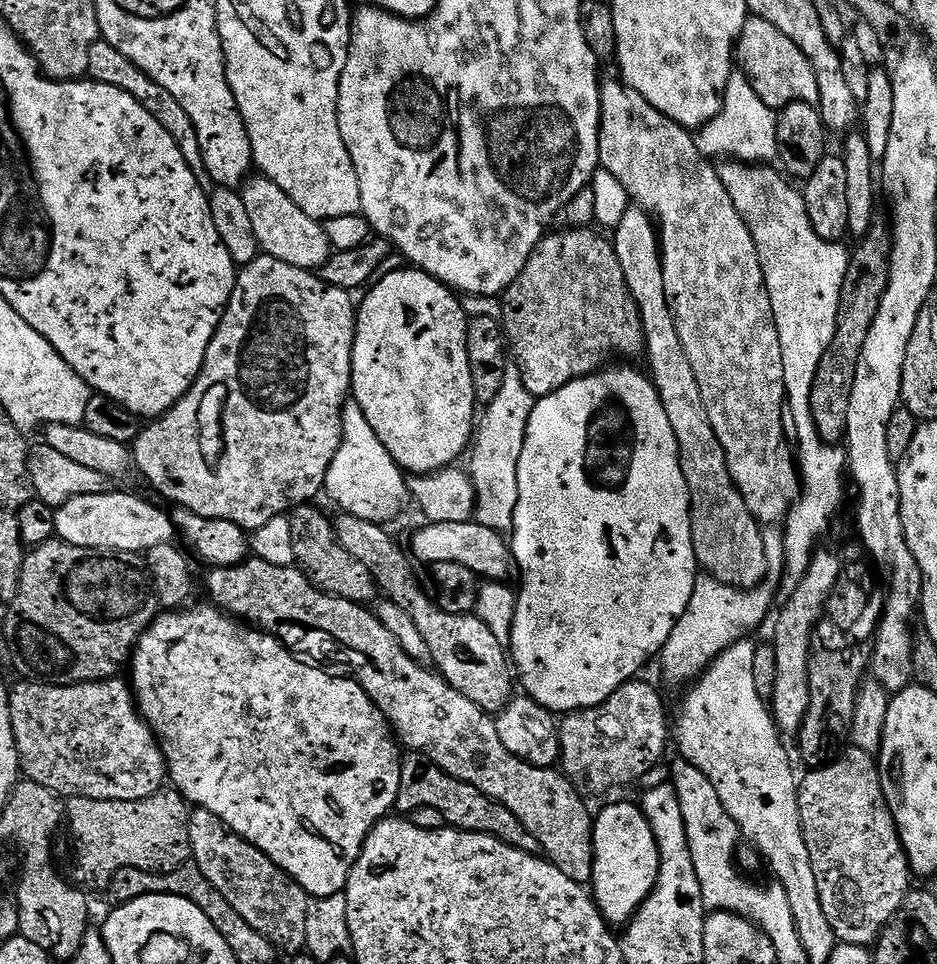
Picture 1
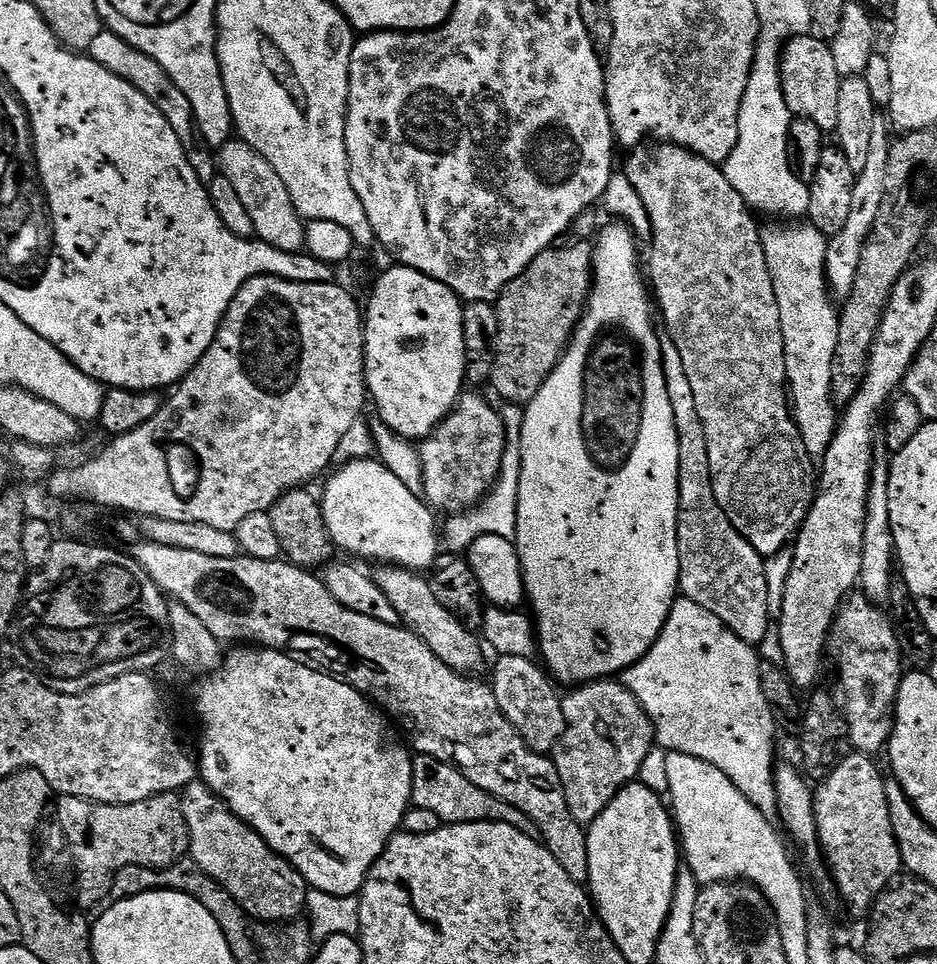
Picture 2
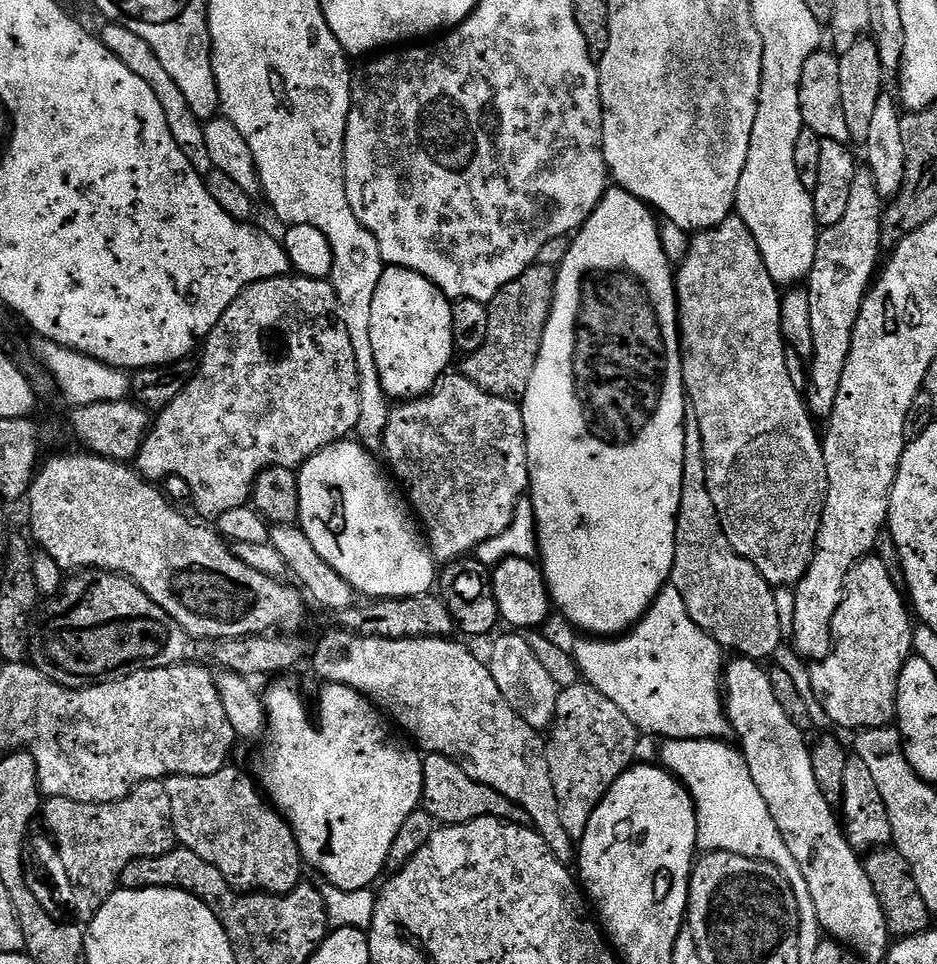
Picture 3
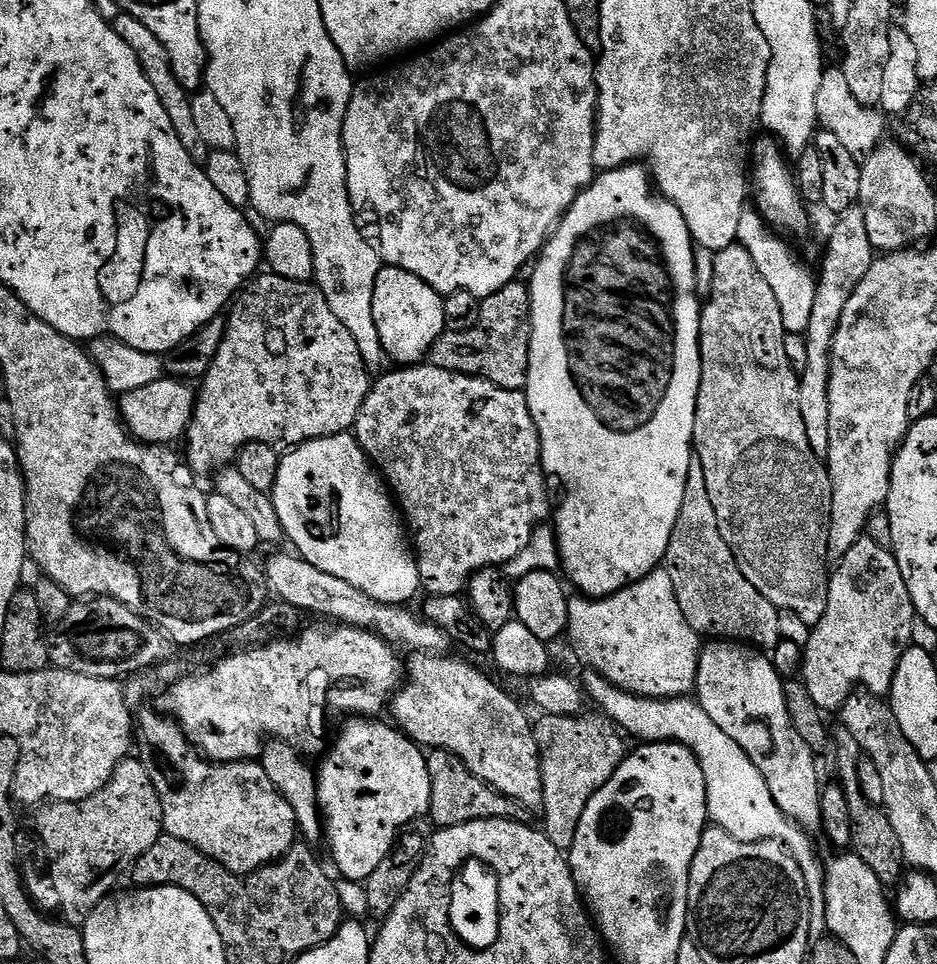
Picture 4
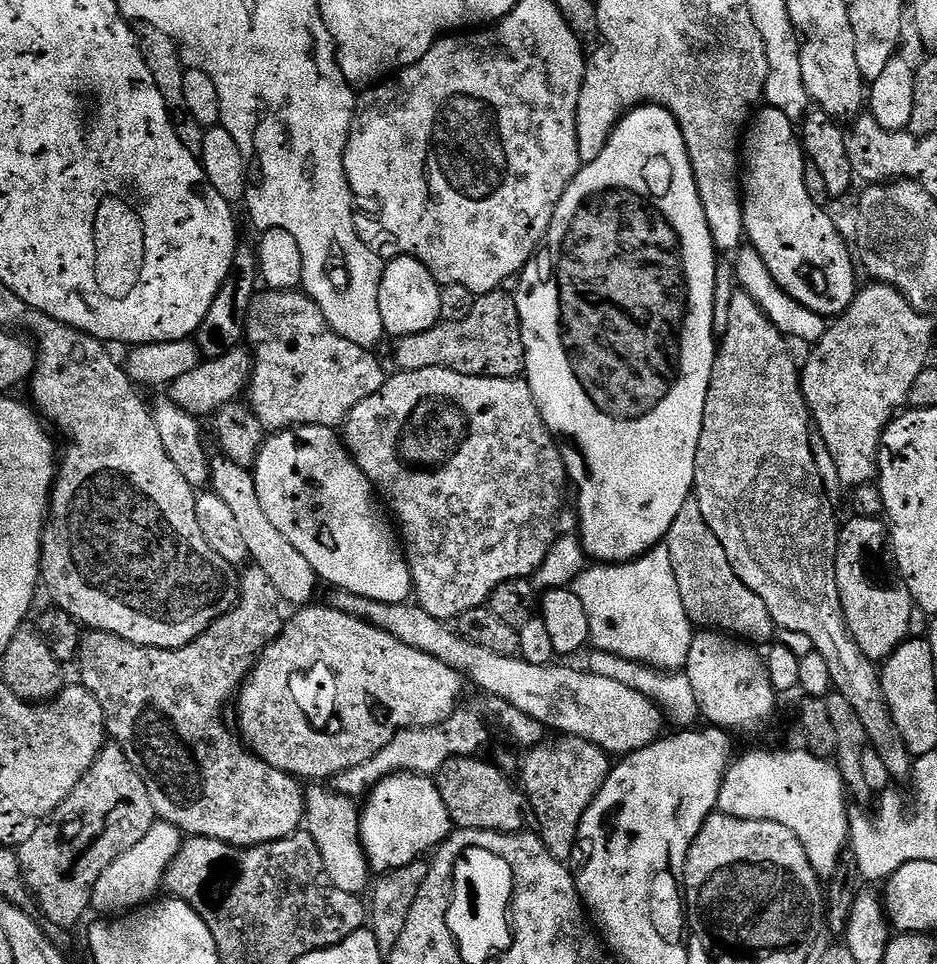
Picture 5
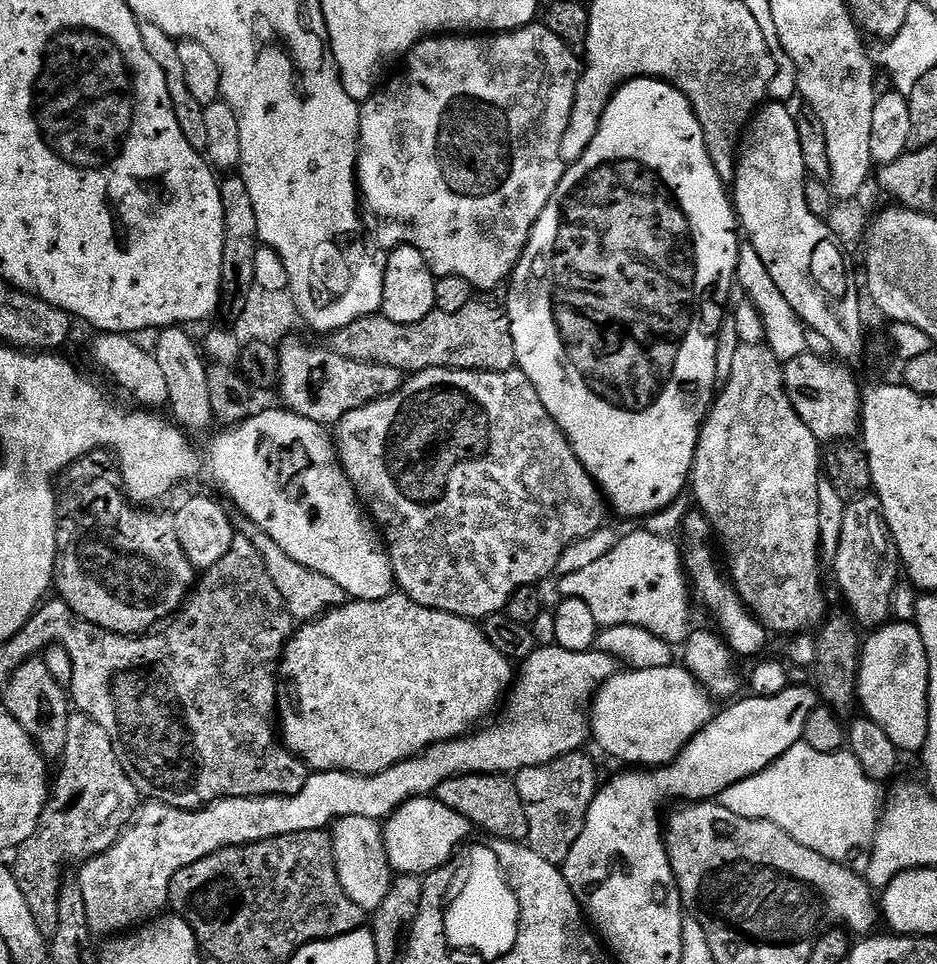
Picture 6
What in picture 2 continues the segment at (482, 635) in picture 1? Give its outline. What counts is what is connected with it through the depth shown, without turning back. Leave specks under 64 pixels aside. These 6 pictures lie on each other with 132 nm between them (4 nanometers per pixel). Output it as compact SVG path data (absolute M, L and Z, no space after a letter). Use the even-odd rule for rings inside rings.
M380 566L375 570L376 585L382 594L386 594L386 598L390 598L390 606L398 610L403 627L422 638L422 642L426 642L426 646L430 646L430 650L434 650L434 654L438 654L438 658L450 666L450 670L460 672L463 676L480 674L484 668L484 652L486 653L481 637L473 629L467 628L454 614L450 614L450 610L446 610L438 598L434 598L431 583L425 577L423 580L419 571L395 566Z

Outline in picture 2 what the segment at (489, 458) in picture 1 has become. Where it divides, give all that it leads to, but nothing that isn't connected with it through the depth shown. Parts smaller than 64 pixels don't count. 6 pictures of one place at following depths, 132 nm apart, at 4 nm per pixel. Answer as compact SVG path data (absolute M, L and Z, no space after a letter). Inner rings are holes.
M508 406L503 409L504 429L508 432L508 451L500 467L500 478L493 484L479 505L463 514L452 514L442 524L442 544L449 553L464 554L468 547L483 536L497 536L515 541L518 518L518 486L520 485L520 431L524 421L524 408Z

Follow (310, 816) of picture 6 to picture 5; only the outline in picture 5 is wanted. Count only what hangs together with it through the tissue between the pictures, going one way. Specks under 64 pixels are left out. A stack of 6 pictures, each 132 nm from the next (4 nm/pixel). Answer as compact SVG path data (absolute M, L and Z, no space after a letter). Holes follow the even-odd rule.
M488 698L485 701L484 712L480 708L460 706L437 724L426 725L422 728L401 728L391 733L384 748L378 750L374 758L362 762L362 766L354 766L335 776L335 791L342 796L360 798L375 788L376 783L385 776L391 776L397 772L414 772L417 776L431 777L454 756L476 756L479 748L488 740L488 728L483 714L494 727L501 728L514 743L521 744L521 749L527 750L544 743L546 729L543 724L530 718L530 714L522 714L522 710L518 710L504 700ZM163 822L153 823L152 829L132 847L129 852L124 852L118 859L106 869L98 878L98 882L92 887L90 904L93 909L97 908L100 914L127 914L151 901L157 895L156 891L161 891L164 882L164 871L170 866L172 857L177 848L182 843L182 833L180 829L172 824Z

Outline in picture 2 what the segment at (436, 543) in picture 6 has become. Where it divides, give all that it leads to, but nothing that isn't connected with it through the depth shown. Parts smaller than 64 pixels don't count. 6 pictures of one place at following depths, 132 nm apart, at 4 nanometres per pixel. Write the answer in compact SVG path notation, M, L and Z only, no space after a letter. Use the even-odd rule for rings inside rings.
M476 390L465 391L452 413L419 445L424 479L422 496L428 507L437 513L463 514L477 507L500 478L504 453L508 451L508 432L504 429L503 415L499 411L495 412L479 394L480 392Z

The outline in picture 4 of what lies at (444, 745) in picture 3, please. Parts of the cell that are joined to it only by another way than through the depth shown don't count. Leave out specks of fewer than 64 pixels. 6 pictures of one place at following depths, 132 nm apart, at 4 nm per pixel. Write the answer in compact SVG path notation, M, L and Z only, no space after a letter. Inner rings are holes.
M416 654L411 657L413 660L406 664L406 679L403 681L402 687L397 691L396 695L390 701L391 719L394 721L395 727L399 728L405 736L409 736L415 744L419 744L424 750L439 750L441 752L449 752L454 754L464 763L466 770L470 770L482 782L486 782L494 790L498 790L502 795L508 796L514 802L518 802L529 812L536 814L544 807L544 787L542 786L542 766L540 765L540 751L538 750L538 742L534 731L533 721L528 721L526 713L520 709L520 704L507 692L504 688L499 688L486 673L480 668L475 668L472 664L467 664L464 660L455 660L452 654Z

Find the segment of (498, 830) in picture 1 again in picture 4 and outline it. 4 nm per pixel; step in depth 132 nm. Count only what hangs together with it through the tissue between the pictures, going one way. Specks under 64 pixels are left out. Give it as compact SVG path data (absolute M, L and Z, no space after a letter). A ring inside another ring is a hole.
M432 750L427 753L430 770L430 819L437 829L450 826L462 826L475 820L509 820L519 824L531 825L533 813L508 796L494 790L486 782L482 782L457 756L449 752Z

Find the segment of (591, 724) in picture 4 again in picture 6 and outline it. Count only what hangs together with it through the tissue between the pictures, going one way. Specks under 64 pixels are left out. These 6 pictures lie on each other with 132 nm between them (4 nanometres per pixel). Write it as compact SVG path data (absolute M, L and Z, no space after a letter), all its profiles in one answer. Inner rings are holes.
M583 751L572 752L549 764L527 768L515 773L516 789L526 806L526 818L530 822L527 843L546 862L563 865L574 842L582 834L590 802L596 797L596 768Z

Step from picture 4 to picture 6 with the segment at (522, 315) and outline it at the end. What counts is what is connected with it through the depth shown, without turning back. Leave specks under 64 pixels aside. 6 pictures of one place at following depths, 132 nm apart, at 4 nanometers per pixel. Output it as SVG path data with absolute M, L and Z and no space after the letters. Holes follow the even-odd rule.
M479 302L468 304L454 314L434 311L426 318L422 318L422 322L413 324L390 322L390 318L382 314L363 316L350 322L348 328L340 328L337 332L331 333L330 340L333 352L343 356L349 355L352 359L367 364L394 366L394 370L405 374L425 372L431 368L457 368L463 372L507 372L516 364L514 334L507 311L503 307L491 308L490 305Z

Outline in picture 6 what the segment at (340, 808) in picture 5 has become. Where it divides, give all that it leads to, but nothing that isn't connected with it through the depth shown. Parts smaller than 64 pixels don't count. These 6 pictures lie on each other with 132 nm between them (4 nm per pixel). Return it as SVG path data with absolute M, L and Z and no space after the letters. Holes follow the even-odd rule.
M347 816L331 825L330 835L336 859L336 873L342 882L342 890L346 890L350 902L362 906L365 913L375 913L376 908L382 906L382 898L390 894L390 886L394 879L386 854L381 821Z

